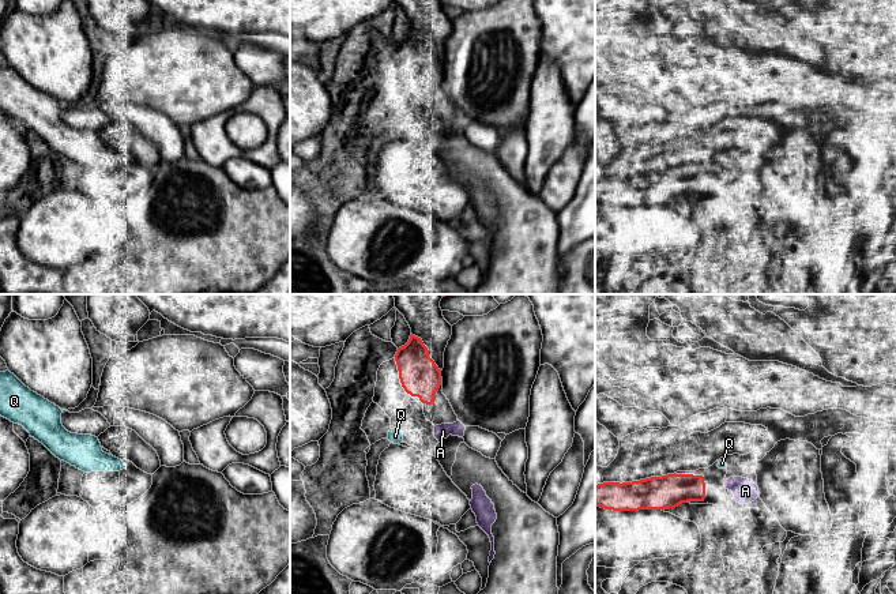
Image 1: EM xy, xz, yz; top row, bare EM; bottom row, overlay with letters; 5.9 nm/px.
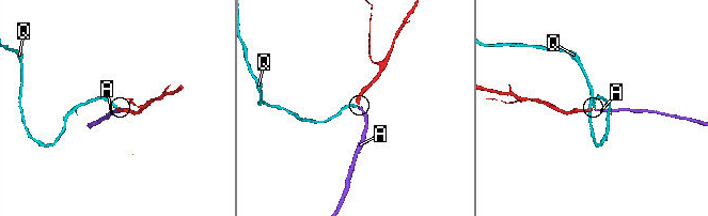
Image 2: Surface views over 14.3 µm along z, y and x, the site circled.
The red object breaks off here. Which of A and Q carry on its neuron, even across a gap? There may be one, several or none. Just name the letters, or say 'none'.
A

